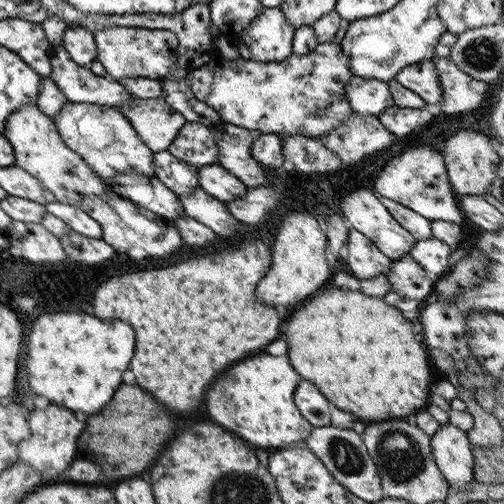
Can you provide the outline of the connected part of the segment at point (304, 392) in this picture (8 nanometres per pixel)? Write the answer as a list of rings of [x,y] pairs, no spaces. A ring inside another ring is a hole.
[[[301,380],[293,392],[293,402],[299,414],[313,427],[330,424],[331,404],[317,392],[317,388],[305,380]]]

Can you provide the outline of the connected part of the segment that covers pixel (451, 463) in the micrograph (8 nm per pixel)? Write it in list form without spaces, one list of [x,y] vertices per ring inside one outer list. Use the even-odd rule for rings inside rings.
[[[448,422],[438,425],[437,430],[429,437],[429,440],[431,454],[437,468],[447,481],[448,488],[466,491],[468,484],[473,481],[473,457],[471,457],[467,433]]]

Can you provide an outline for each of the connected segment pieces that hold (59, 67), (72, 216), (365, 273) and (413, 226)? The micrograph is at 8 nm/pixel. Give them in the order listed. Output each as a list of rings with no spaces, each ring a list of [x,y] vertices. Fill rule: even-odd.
[[[62,45],[50,48],[48,61],[51,67],[48,78],[66,96],[68,102],[118,108],[121,104],[129,102],[129,100],[135,100],[135,97],[128,94],[125,88],[115,80],[95,75],[88,68],[75,64]]]
[[[53,201],[44,204],[44,210],[63,220],[71,231],[86,236],[87,238],[100,239],[101,227],[86,212],[79,207]]]
[[[350,227],[347,236],[342,255],[347,268],[350,268],[350,275],[360,281],[385,274],[390,260],[375,246],[375,243]]]
[[[380,197],[382,205],[387,209],[389,215],[403,227],[416,241],[427,240],[432,237],[430,222],[416,212],[409,210],[387,198]]]

